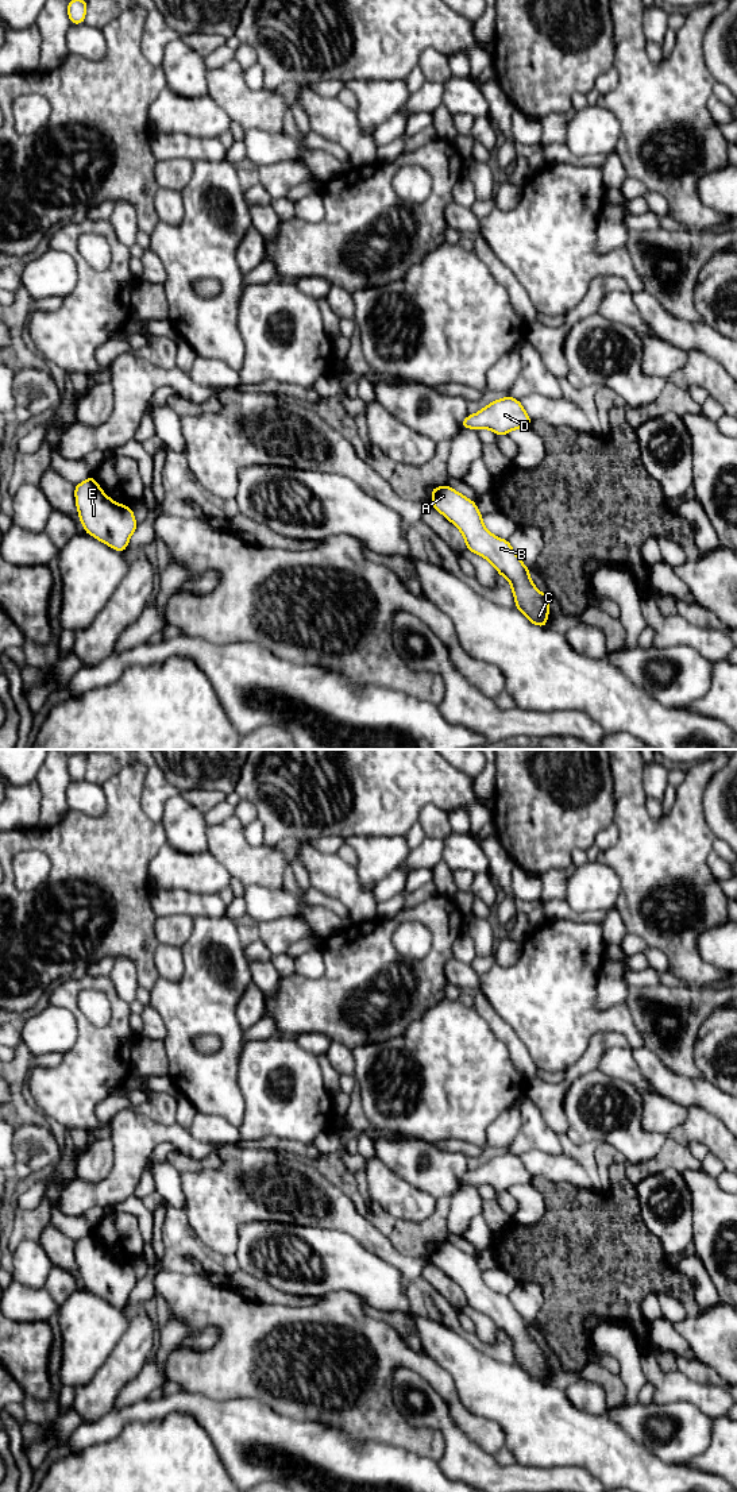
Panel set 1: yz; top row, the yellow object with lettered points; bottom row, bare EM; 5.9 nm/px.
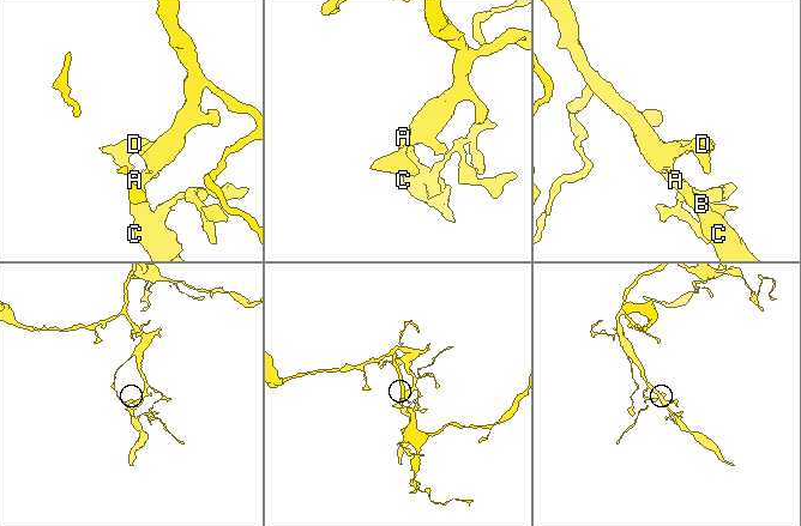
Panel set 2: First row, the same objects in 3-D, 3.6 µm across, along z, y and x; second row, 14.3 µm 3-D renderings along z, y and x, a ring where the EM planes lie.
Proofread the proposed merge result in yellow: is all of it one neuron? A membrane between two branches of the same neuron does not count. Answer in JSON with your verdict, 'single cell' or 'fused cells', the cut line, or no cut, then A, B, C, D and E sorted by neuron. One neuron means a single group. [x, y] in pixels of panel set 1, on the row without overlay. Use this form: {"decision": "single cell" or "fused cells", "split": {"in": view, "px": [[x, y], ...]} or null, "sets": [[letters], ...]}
{"decision": "single cell", "split": null, "sets": [["A", "B", "C", "D", "E"]]}

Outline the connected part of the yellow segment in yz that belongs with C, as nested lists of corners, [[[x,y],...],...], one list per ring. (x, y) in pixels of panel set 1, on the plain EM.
[[[448,1241],[431,1246],[432,1264],[449,1276],[463,1291],[467,1306],[483,1312],[510,1338],[517,1366],[533,1380],[547,1385],[549,1349],[540,1349],[529,1333],[529,1325],[514,1308],[509,1296],[486,1285],[476,1260]]]

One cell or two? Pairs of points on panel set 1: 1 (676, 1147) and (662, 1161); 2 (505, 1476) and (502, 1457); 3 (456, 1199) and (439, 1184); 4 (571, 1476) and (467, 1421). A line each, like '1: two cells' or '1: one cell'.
1: one cell
2: two cells
3: two cells
4: two cells

